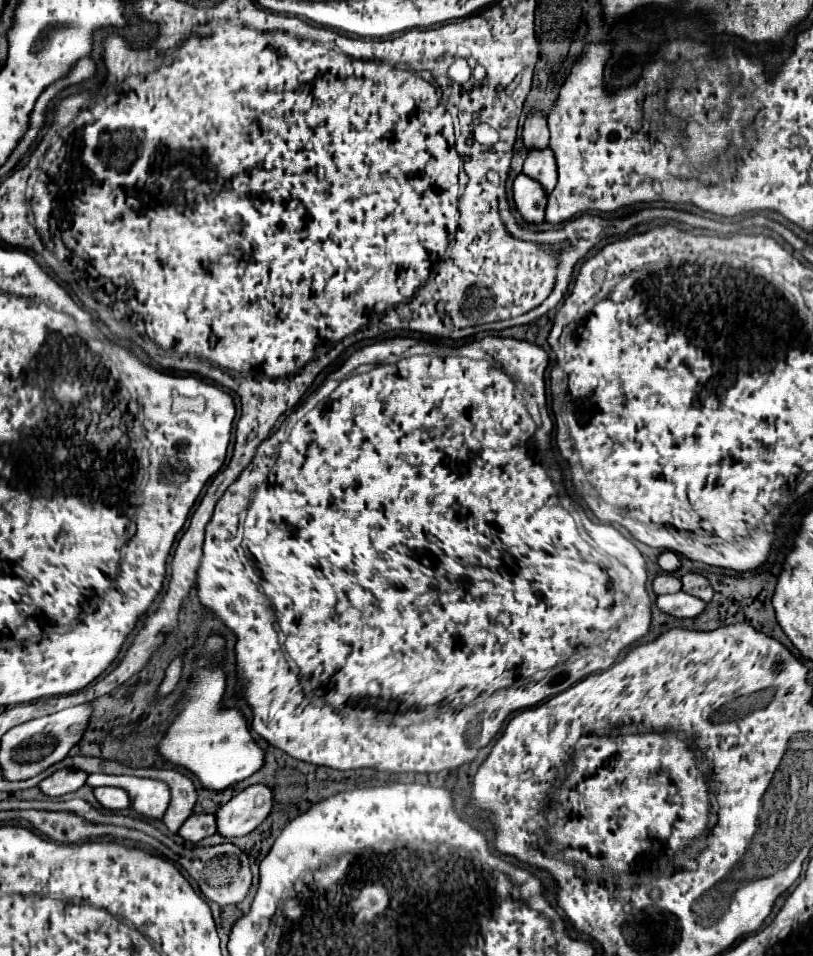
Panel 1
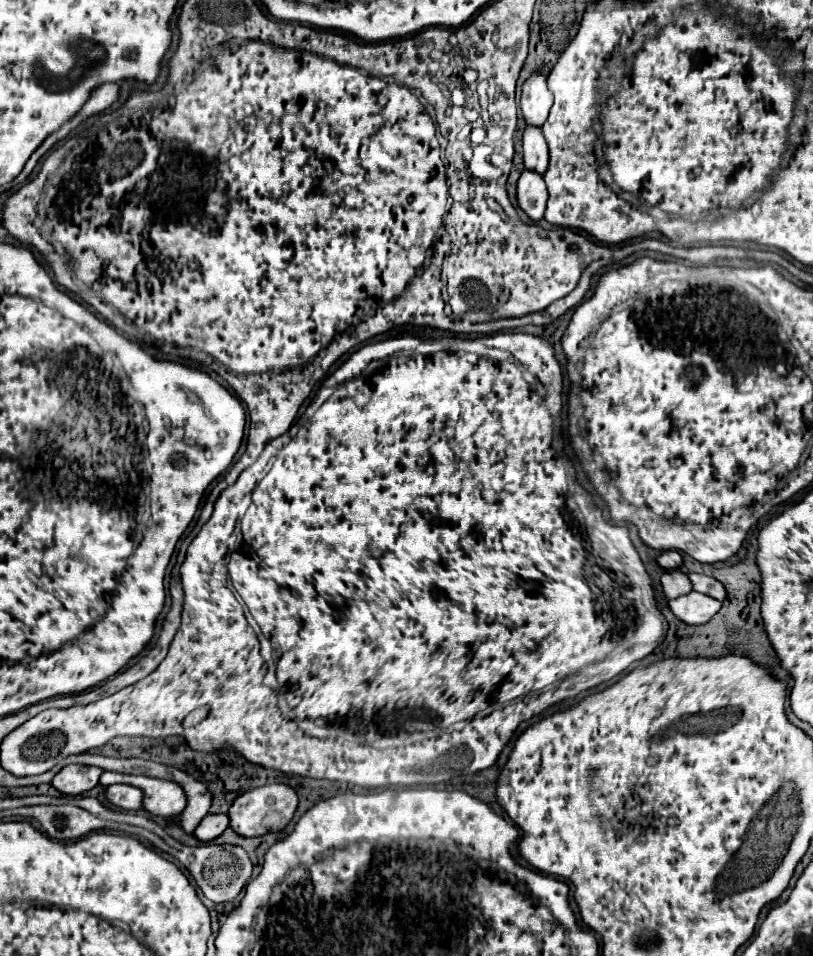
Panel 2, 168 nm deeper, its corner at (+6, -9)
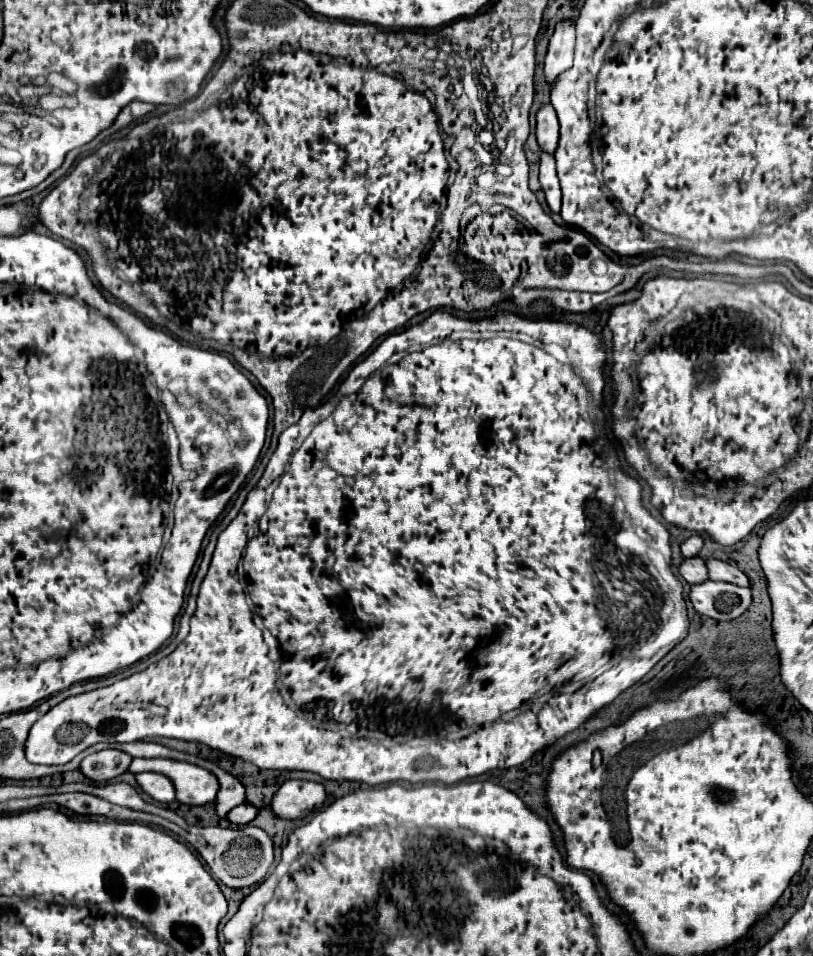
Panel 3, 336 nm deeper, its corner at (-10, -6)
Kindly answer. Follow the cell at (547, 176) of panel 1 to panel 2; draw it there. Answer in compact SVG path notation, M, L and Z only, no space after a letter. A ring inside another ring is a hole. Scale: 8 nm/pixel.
M526 127L524 131L524 167L540 175L548 169L548 145L540 129Z

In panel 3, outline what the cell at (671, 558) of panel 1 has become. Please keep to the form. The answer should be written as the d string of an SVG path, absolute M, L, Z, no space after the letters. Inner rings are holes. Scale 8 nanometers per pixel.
M694 534L694 536L690 536L690 538L682 544L682 554L684 554L686 558L690 558L690 556L696 556L696 554L700 552L700 548L702 548L702 538L700 538L698 534Z

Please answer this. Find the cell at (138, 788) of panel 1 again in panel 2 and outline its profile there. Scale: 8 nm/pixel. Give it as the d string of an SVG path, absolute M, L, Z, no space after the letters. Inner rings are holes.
M102 773L100 775L100 785L108 787L114 783L126 783L132 787L142 789L144 799L142 807L150 815L158 817L174 817L180 815L186 803L184 791L180 785L172 781L162 781L162 779L152 779L146 775L126 775L126 773Z

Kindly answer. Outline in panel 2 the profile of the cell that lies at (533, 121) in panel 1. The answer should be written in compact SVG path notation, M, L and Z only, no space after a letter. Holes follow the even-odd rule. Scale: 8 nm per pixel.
M534 73L522 85L520 109L522 109L526 125L542 127L546 117L548 117L550 107L552 107L552 93L546 87L546 77L540 75L540 73Z

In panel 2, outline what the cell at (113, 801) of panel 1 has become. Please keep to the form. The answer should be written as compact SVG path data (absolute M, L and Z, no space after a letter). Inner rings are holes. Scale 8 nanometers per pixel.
M112 785L104 795L114 807L124 811L136 811L142 807L142 791L132 785Z

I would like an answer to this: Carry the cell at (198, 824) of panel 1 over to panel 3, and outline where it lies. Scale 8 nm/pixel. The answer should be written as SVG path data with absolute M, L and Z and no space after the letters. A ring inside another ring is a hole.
M244 802L244 804L240 804L238 808L234 808L226 818L228 818L234 826L246 826L246 824L250 824L250 822L256 818L256 814L258 814L258 808L254 808L252 804Z

